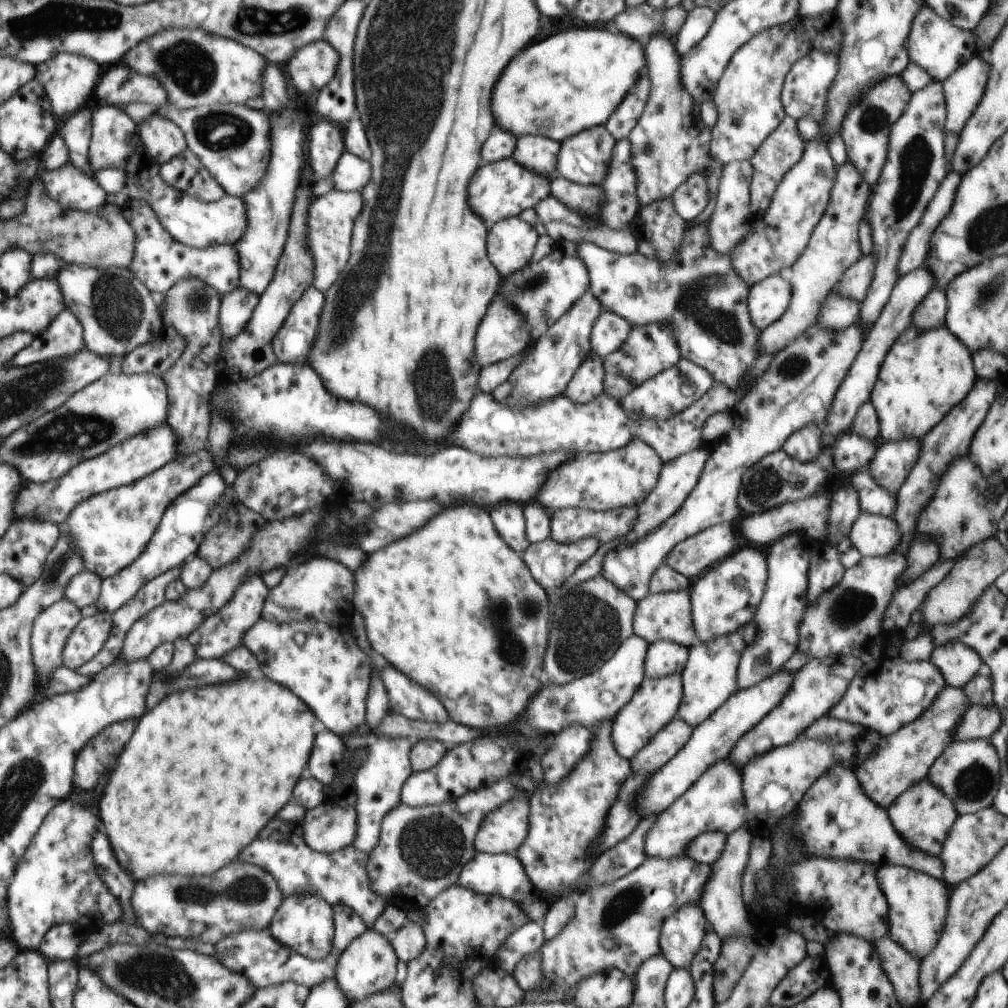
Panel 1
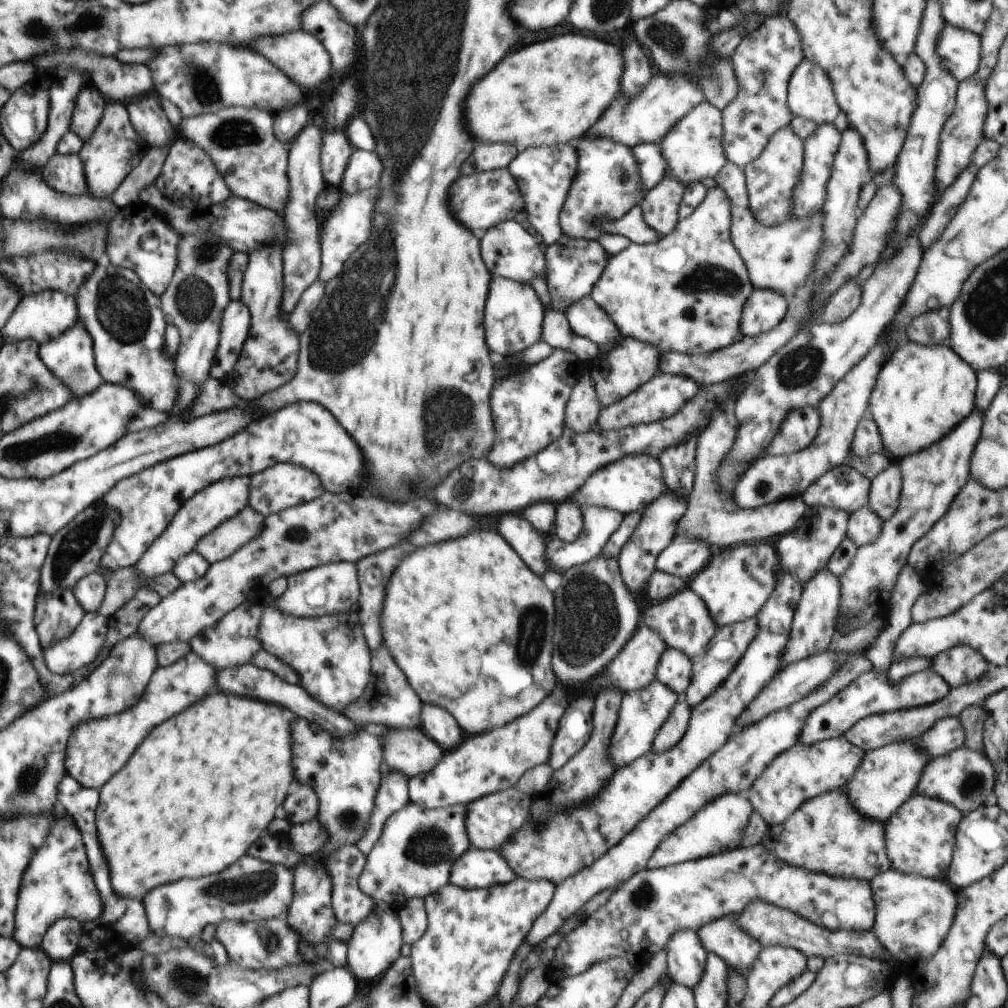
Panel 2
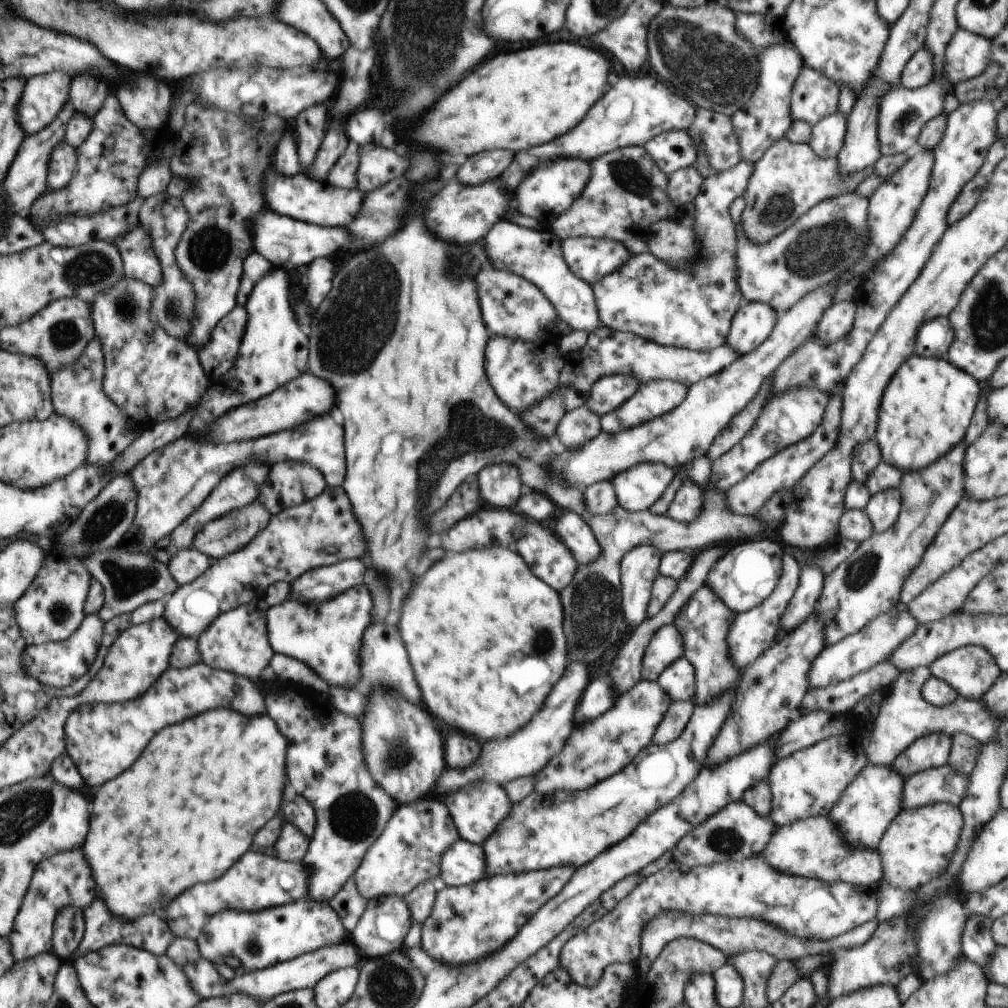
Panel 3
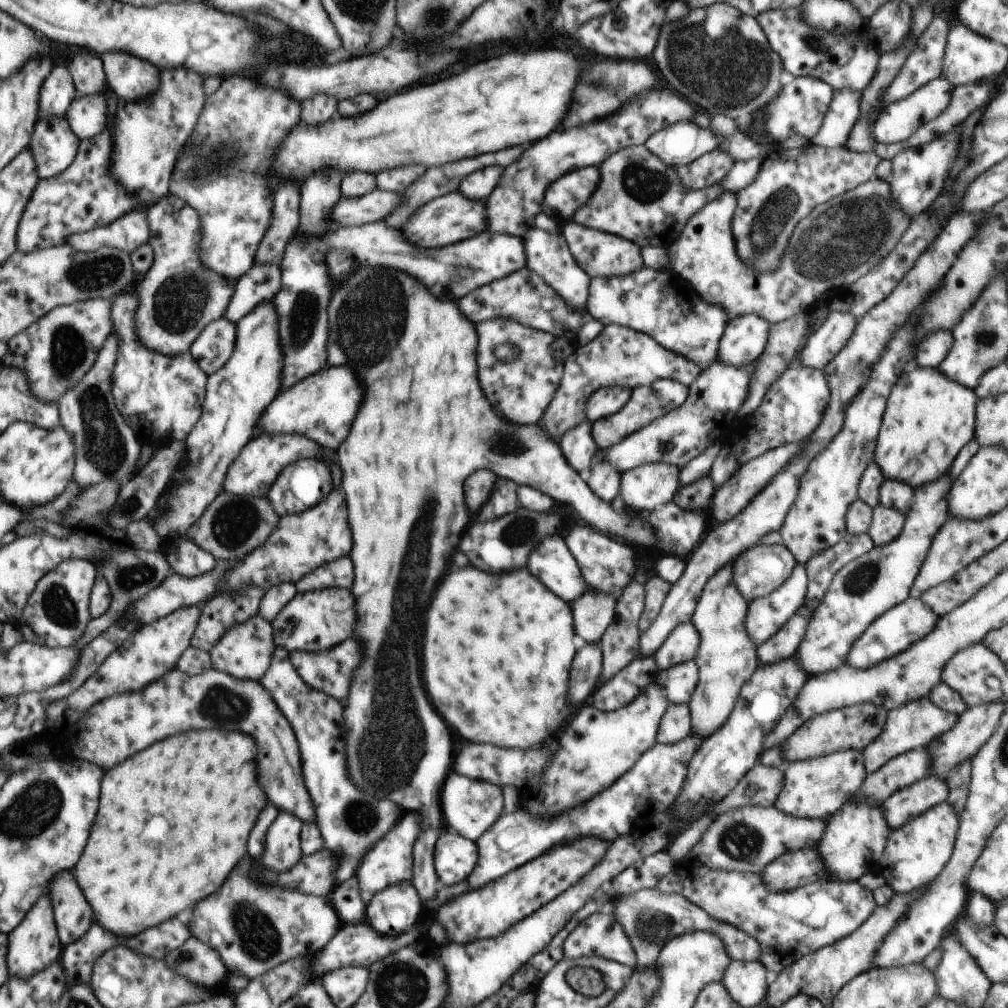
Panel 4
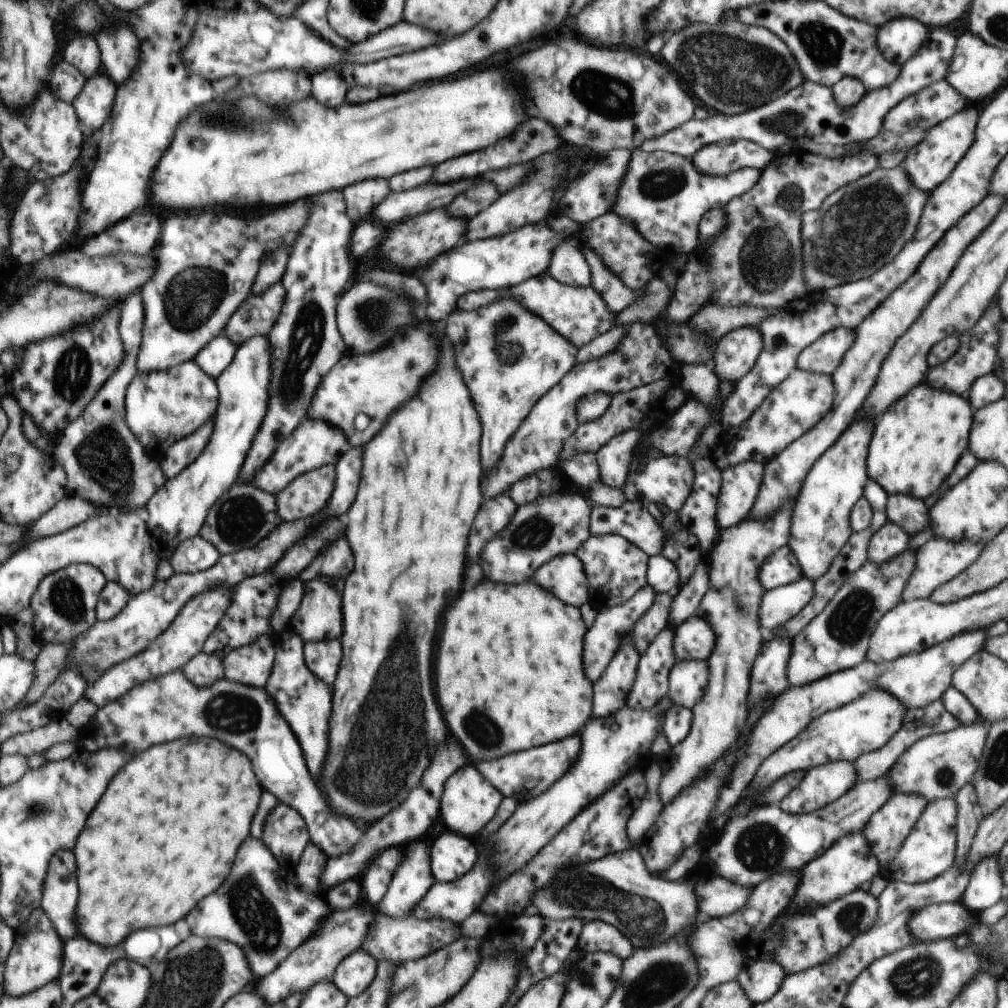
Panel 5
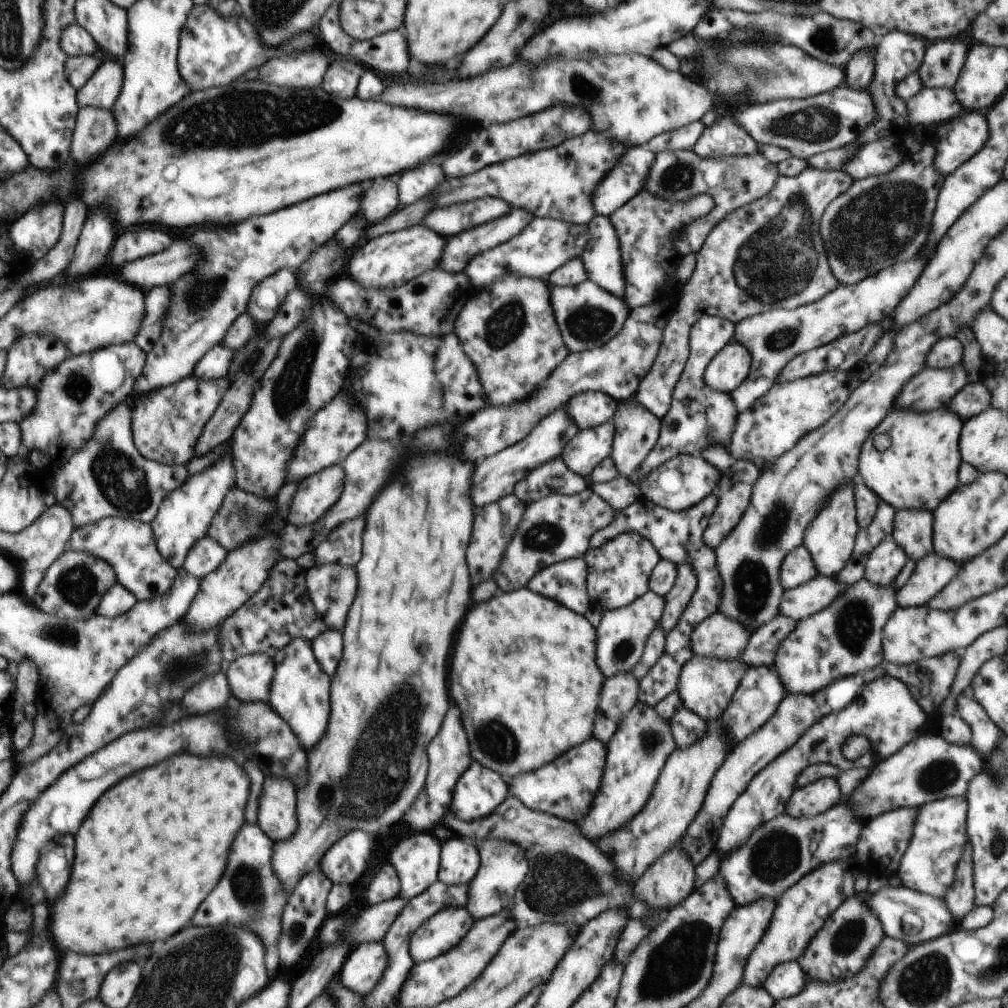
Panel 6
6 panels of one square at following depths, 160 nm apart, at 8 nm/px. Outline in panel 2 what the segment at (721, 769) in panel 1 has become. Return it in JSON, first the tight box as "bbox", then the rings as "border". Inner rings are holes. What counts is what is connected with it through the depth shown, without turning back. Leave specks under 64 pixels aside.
{"bbox":[647,794,754,869],"border":[[[725,794],[712,799],[687,823],[679,826],[658,845],[648,861],[647,868],[657,869],[663,866],[674,866],[740,848],[752,812],[754,810],[746,794]]]}

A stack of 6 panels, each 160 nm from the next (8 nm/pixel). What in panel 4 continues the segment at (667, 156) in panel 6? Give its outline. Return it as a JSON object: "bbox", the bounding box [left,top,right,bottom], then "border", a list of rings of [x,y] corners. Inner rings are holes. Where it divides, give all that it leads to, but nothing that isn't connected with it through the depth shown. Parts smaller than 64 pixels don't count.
{"bbox":[572,144,726,247],"border":[[[645,144],[634,145],[607,158],[601,165],[601,182],[589,203],[579,208],[572,221],[585,227],[617,234],[639,247],[669,247],[683,228],[706,203],[726,192],[723,182],[705,189],[690,190],[684,186],[677,169],[650,152]]]}

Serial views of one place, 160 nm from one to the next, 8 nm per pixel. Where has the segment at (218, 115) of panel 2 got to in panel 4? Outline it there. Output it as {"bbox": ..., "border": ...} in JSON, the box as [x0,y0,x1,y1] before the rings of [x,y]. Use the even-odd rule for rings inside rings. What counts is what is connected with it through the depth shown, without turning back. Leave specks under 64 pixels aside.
{"bbox":[332,190,402,227],"border":[[[374,190],[354,200],[342,198],[338,206],[332,209],[332,222],[336,220],[342,226],[352,227],[372,224],[390,216],[396,210],[398,202],[402,202],[402,194],[390,194],[382,190]]]}

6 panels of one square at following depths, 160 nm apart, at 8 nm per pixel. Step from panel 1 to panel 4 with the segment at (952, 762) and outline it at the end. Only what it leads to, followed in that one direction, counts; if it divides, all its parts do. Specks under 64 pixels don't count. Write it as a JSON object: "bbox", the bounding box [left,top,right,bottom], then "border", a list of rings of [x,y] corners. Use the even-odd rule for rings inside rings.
{"bbox":[881,776,949,832],"border":[[[926,776],[910,786],[897,790],[881,806],[891,832],[910,819],[948,798],[949,786],[946,778]]]}

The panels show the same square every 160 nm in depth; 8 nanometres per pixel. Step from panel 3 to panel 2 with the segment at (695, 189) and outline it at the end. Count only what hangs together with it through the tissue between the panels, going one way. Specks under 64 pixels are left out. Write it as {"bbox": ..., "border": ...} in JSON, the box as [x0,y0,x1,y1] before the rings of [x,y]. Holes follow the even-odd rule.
{"bbox":[641,176,685,238],"border":[[[666,176],[646,193],[641,202],[641,211],[646,222],[663,238],[674,230],[680,220],[678,209],[685,186],[680,179]]]}

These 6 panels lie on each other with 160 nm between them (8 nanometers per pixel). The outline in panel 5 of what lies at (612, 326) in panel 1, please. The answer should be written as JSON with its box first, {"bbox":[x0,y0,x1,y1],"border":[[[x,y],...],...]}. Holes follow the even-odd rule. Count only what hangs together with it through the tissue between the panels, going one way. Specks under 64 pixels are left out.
{"bbox":[547,239,591,287],"border":[[[571,239],[564,240],[553,250],[547,273],[565,285],[585,287],[591,284],[589,264]]]}

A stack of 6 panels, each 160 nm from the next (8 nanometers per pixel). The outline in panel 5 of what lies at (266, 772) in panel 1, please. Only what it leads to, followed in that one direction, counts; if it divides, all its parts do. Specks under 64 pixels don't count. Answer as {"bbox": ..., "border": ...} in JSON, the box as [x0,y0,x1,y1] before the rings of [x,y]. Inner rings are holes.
{"bbox":[74,738,260,947],"border":[[[212,738],[174,740],[168,744],[152,746],[146,752],[140,752],[138,756],[134,756],[134,760],[130,760],[122,768],[122,774],[118,774],[118,778],[110,782],[110,790],[106,790],[106,798],[102,798],[102,806],[98,806],[98,810],[94,810],[94,818],[90,818],[90,830],[82,834],[82,842],[78,842],[78,850],[74,850],[76,866],[78,866],[76,876],[78,876],[78,886],[80,886],[80,898],[76,906],[78,932],[90,942],[113,947],[136,930],[152,928],[152,926],[168,926],[184,918],[204,896],[216,892],[222,886],[222,882],[228,878],[232,862],[236,858],[236,850],[244,842],[244,838],[250,834],[250,824],[258,808],[258,802],[260,802],[260,782],[252,772],[250,760],[238,750],[232,750],[218,740],[212,740]]]}

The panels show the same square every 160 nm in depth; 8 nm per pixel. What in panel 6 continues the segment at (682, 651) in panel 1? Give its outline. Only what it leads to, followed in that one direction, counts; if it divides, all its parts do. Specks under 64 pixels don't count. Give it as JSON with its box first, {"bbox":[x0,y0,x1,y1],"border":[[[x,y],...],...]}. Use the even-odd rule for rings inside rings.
{"bbox":[678,656,749,722],"border":[[[694,656],[683,666],[679,676],[678,692],[684,707],[694,711],[707,722],[718,719],[726,710],[749,668],[749,664],[742,658],[718,660],[714,657]]]}

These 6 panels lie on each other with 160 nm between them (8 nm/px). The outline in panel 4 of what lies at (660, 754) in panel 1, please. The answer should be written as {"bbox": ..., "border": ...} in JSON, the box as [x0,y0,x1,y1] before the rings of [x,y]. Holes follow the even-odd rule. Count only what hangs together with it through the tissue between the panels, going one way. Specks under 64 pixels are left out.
{"bbox":[657,703,691,744],"border":[[[669,703],[657,730],[657,742],[674,744],[691,734],[691,714],[687,704]]]}

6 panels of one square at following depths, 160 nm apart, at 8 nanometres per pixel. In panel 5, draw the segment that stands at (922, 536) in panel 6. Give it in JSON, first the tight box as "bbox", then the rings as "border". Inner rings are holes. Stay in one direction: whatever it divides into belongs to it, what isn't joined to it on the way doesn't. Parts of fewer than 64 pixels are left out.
{"bbox":[887,495,929,538],"border":[[[889,495],[887,517],[912,538],[929,526],[929,508],[925,502],[906,495]]]}

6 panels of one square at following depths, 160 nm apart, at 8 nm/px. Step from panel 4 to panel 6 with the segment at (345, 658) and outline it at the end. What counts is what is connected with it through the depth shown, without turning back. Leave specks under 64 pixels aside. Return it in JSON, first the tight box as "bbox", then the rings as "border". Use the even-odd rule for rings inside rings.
{"bbox":[312,630,342,678],"border":[[[326,630],[320,633],[312,642],[316,660],[320,662],[322,670],[332,678],[336,674],[336,668],[342,658],[342,634],[334,630]]]}

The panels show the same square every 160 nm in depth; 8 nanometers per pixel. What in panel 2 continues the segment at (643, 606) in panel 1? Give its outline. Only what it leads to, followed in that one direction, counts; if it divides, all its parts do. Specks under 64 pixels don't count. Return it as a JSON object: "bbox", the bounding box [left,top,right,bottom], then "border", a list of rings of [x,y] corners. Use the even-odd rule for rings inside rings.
{"bbox":[644,586,719,660],"border":[[[689,586],[645,611],[644,623],[662,637],[668,648],[682,651],[690,660],[704,654],[707,644],[719,629],[706,603]]]}

